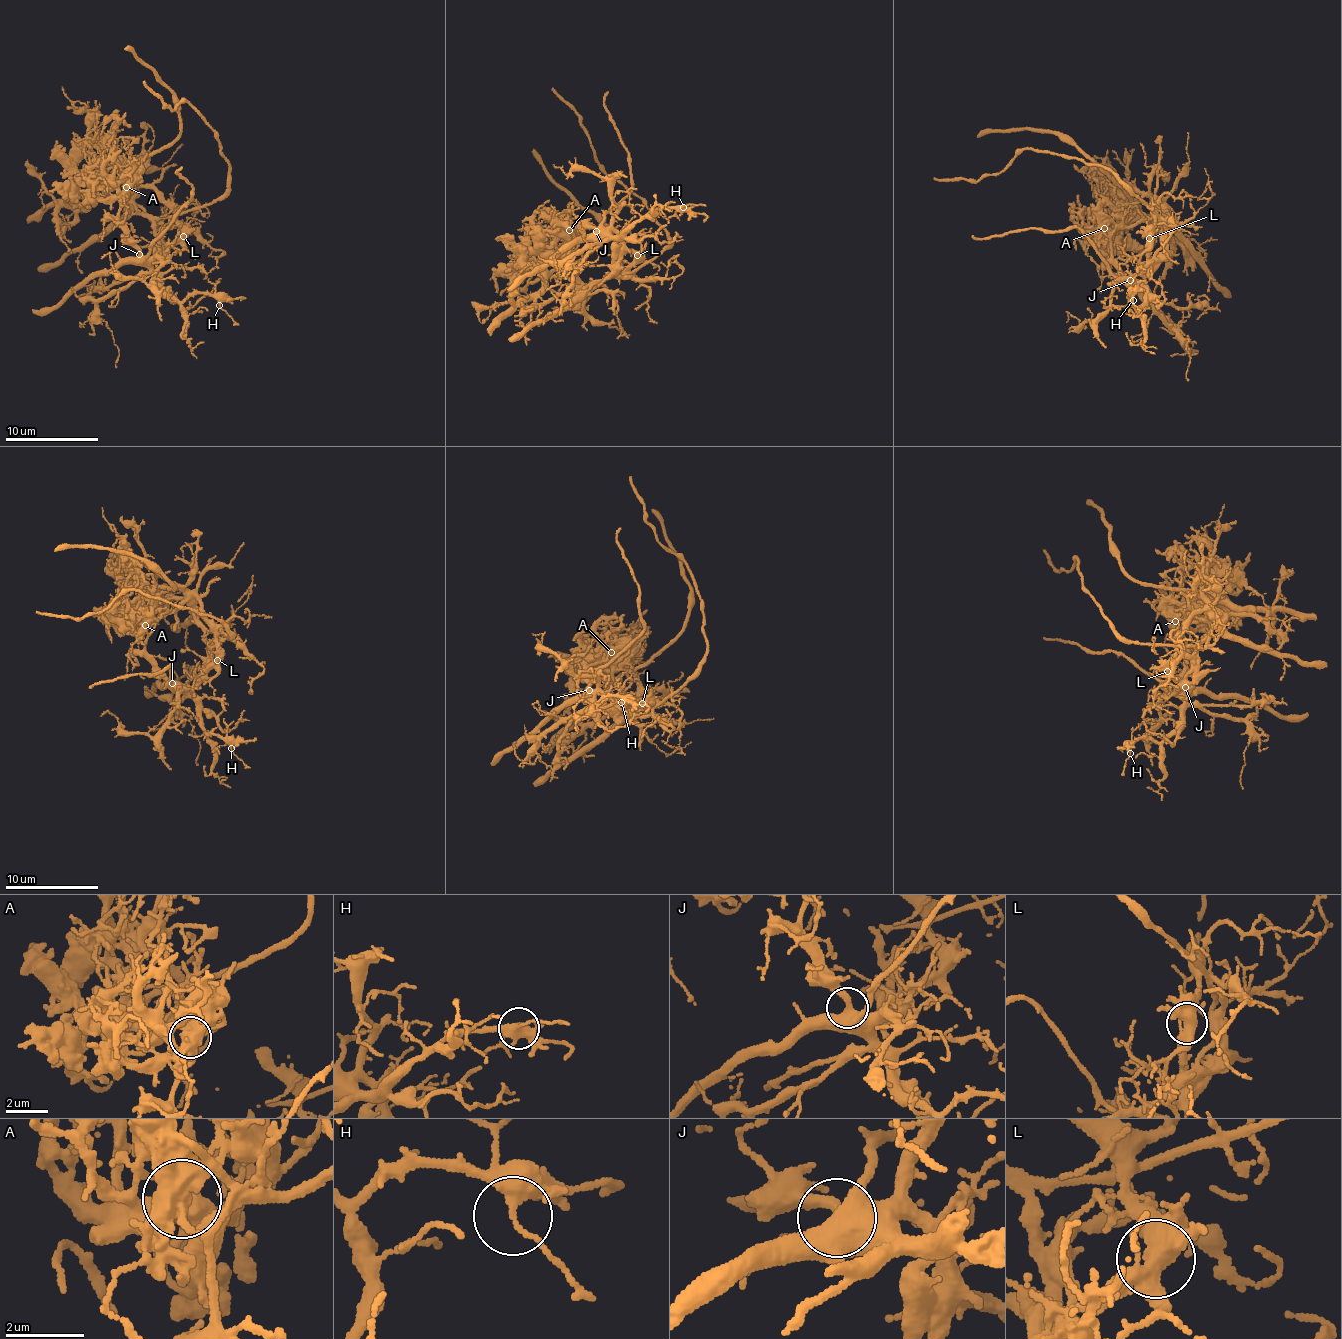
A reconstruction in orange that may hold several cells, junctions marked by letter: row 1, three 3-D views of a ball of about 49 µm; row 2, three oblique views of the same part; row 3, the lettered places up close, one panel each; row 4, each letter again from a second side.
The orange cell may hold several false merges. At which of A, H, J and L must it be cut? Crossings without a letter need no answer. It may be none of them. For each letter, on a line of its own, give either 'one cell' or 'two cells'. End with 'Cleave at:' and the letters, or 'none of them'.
A: two cells
H: one cell
J: one cell
L: two cells
Cleave at: A, L

